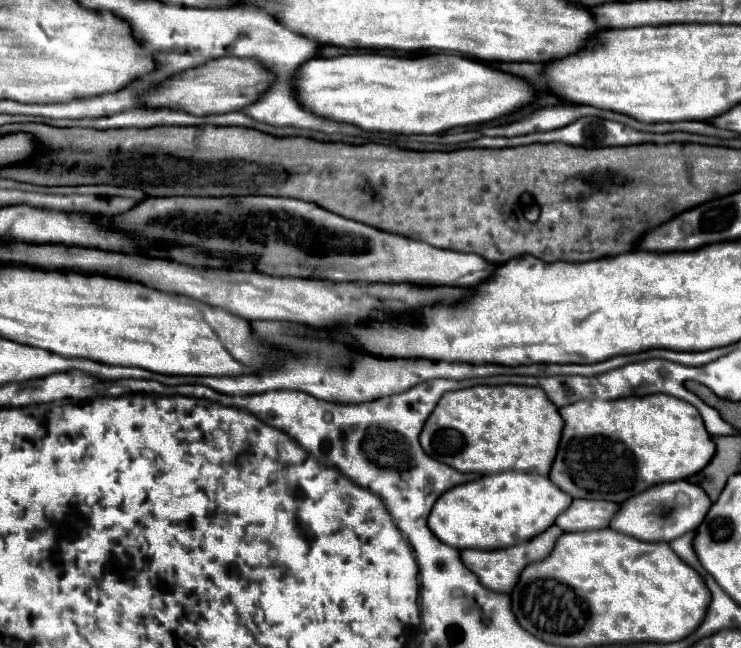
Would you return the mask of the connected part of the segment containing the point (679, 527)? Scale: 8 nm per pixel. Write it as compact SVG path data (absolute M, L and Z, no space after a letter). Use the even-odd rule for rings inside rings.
M686 480L666 482L666 484L652 486L644 490L642 494L626 500L620 512L614 516L610 528L644 542L670 542L672 538L678 538L680 534L696 530L700 522L704 520L706 512L710 510L710 506L712 502L700 486L694 486Z

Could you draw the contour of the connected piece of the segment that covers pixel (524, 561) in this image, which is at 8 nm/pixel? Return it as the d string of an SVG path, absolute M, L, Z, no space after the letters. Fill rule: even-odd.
M554 524L546 532L538 534L536 538L532 538L528 542L522 542L518 546L510 546L510 548L502 548L502 550L462 550L460 554L462 554L464 566L478 576L482 586L486 586L494 592L512 594L512 590L516 588L516 582L520 580L520 570L524 570L524 566L528 566L532 562L544 560L552 552L552 546L560 538L560 534L562 534L562 530Z

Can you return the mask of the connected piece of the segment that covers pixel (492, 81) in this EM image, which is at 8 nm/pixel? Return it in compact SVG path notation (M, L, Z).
M422 52L416 56L346 54L338 58L312 58L296 70L292 88L296 102L318 118L354 124L366 132L390 134L438 134L456 126L484 124L534 100L534 90L524 80L498 72L484 62L448 52Z

